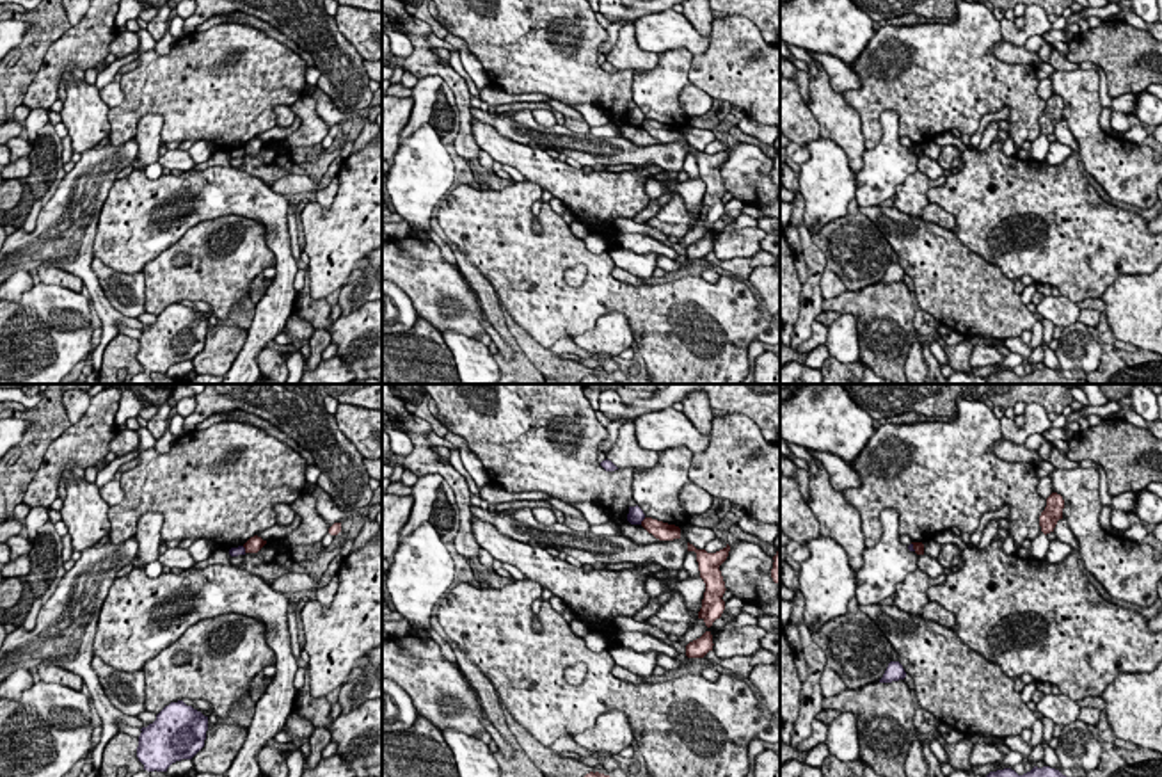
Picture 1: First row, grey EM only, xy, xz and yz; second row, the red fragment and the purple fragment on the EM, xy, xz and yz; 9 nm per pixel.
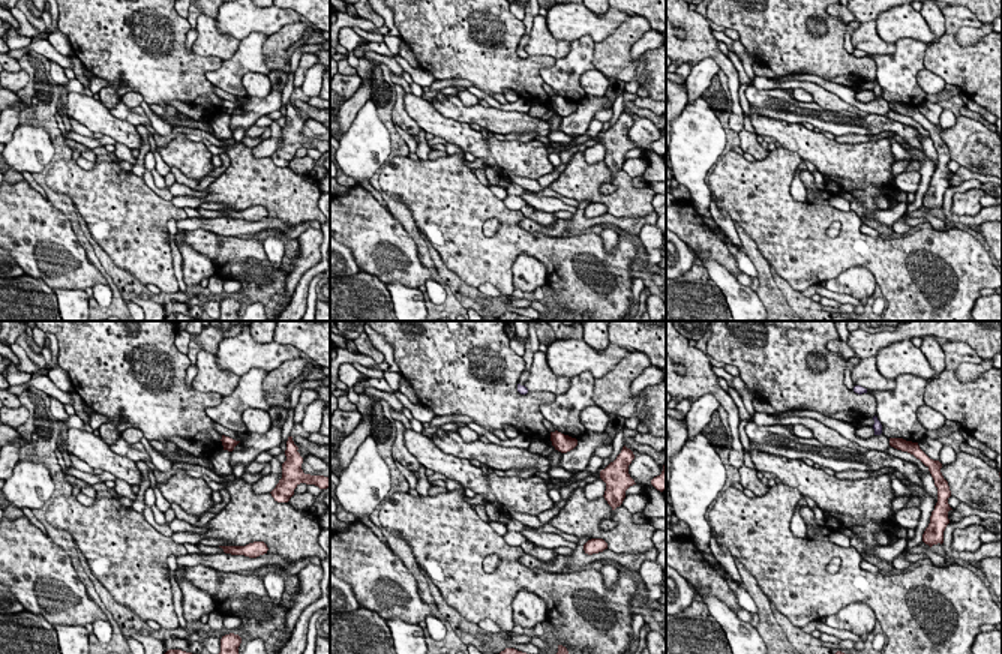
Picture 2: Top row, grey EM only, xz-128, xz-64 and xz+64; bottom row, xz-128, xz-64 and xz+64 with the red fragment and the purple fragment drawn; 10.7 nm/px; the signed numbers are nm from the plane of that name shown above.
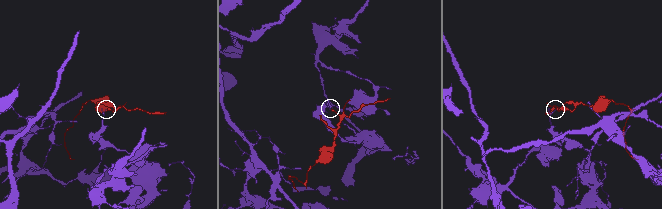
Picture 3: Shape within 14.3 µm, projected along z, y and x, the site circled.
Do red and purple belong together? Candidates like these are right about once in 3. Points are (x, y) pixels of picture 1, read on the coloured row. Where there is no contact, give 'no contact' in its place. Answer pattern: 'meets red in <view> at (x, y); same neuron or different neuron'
meets red in xz at (642, 521); different neuron

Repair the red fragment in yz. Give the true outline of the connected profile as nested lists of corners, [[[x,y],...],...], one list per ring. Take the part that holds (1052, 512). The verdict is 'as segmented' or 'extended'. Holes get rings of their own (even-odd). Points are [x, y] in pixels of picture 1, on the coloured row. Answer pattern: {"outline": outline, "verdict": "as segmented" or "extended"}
{"outline": [[[1052,493],[1047,498],[1047,507],[1039,516],[1041,532],[1047,535],[1054,532],[1059,519],[1063,519],[1064,500],[1061,494]]], "verdict": "as segmented"}

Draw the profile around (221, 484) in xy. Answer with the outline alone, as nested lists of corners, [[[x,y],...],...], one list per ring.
[[[220,421],[206,430],[194,429],[181,434],[167,453],[140,450],[139,445],[137,430],[130,429],[119,429],[110,441],[117,457],[135,453],[139,459],[133,469],[121,475],[123,501],[108,509],[112,544],[135,537],[142,514],[158,512],[163,516],[162,541],[199,537],[217,548],[238,548],[275,525],[277,503],[291,505],[309,491],[304,457],[249,423]]]

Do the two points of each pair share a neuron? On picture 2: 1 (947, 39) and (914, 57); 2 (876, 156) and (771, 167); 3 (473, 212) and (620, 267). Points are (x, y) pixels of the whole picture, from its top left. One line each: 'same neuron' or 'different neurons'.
1: different neurons
2: different neurons
3: same neuron

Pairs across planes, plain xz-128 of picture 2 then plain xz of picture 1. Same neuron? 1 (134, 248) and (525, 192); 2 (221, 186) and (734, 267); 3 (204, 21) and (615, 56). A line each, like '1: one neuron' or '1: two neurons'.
1: one neuron
2: two neurons
3: one neuron

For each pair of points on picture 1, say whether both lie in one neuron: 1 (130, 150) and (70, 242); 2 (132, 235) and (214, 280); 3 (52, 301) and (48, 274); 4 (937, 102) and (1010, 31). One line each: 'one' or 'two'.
1: one
2: two
3: two
4: two

